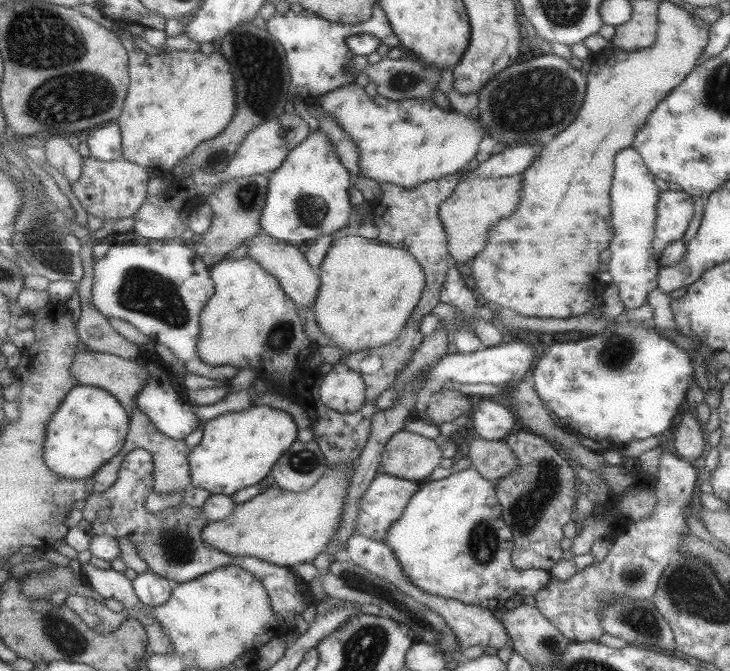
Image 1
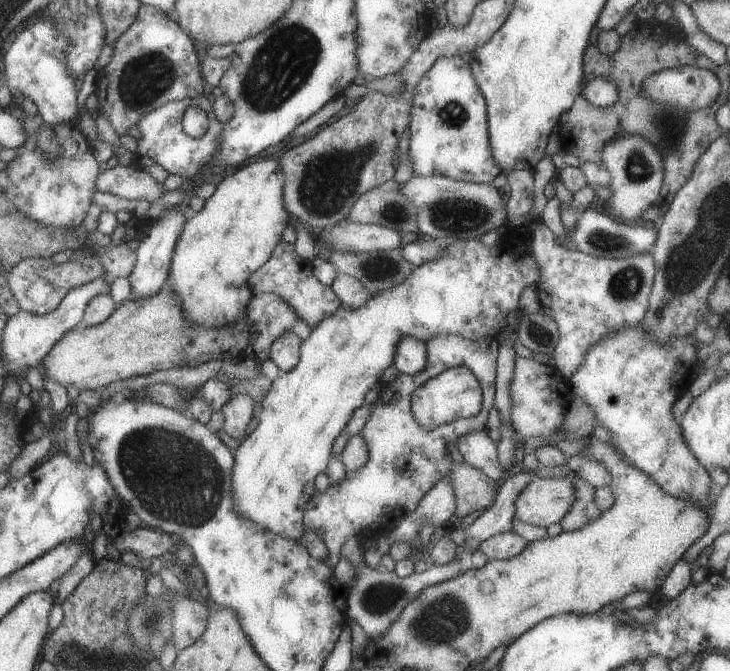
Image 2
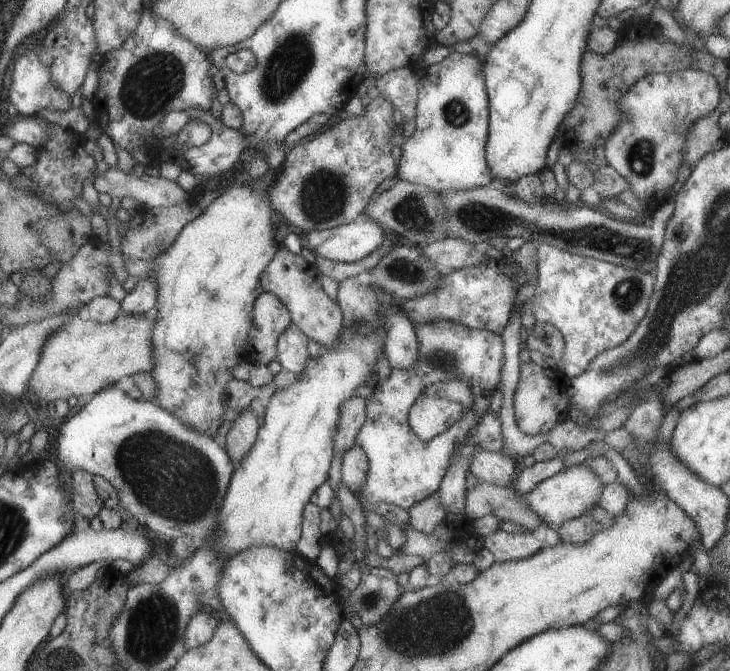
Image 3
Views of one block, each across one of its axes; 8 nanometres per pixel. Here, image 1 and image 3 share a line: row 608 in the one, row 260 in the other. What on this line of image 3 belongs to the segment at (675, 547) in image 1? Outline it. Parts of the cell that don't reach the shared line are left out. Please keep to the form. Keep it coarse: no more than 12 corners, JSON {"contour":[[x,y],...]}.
{"contour":[[537,244],[569,379],[646,316],[655,275]]}

